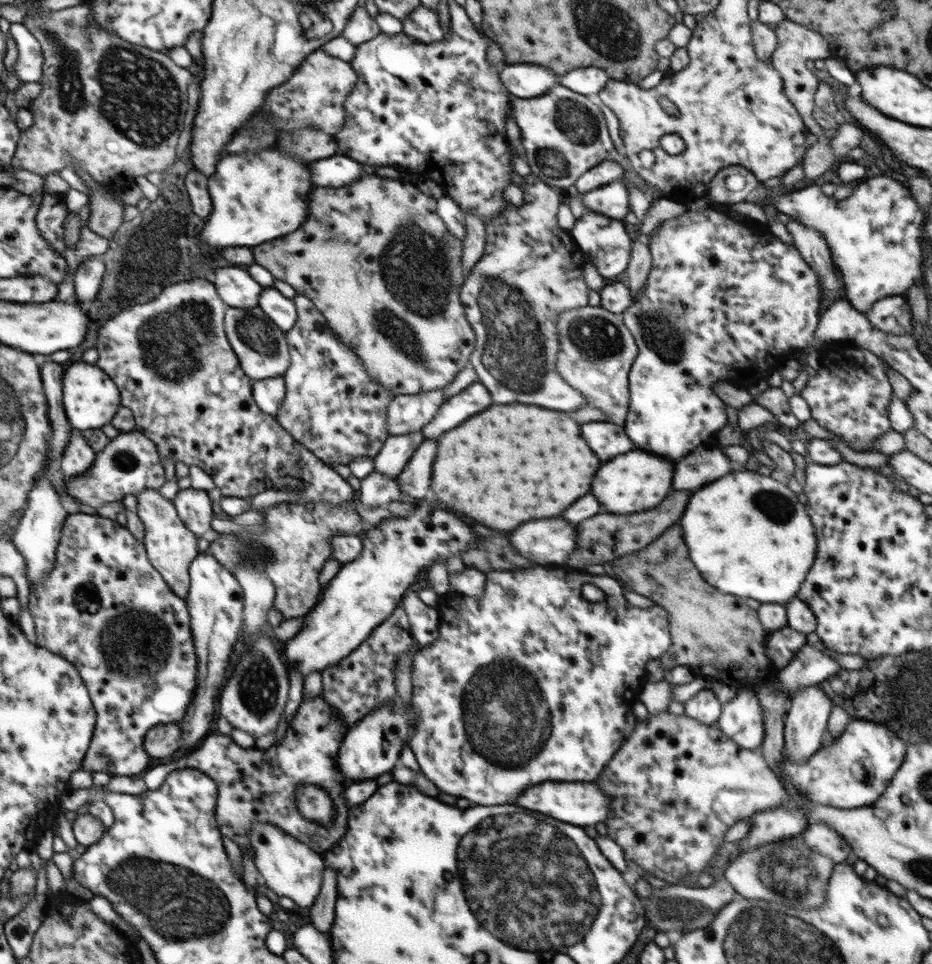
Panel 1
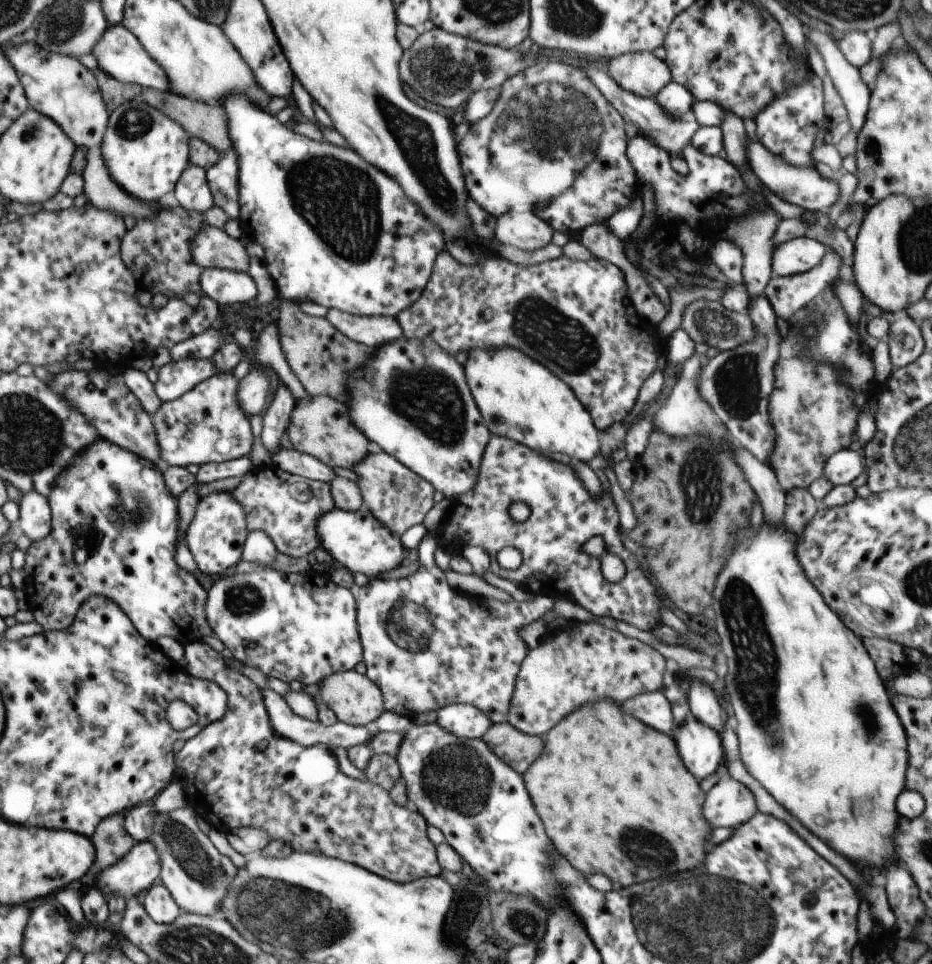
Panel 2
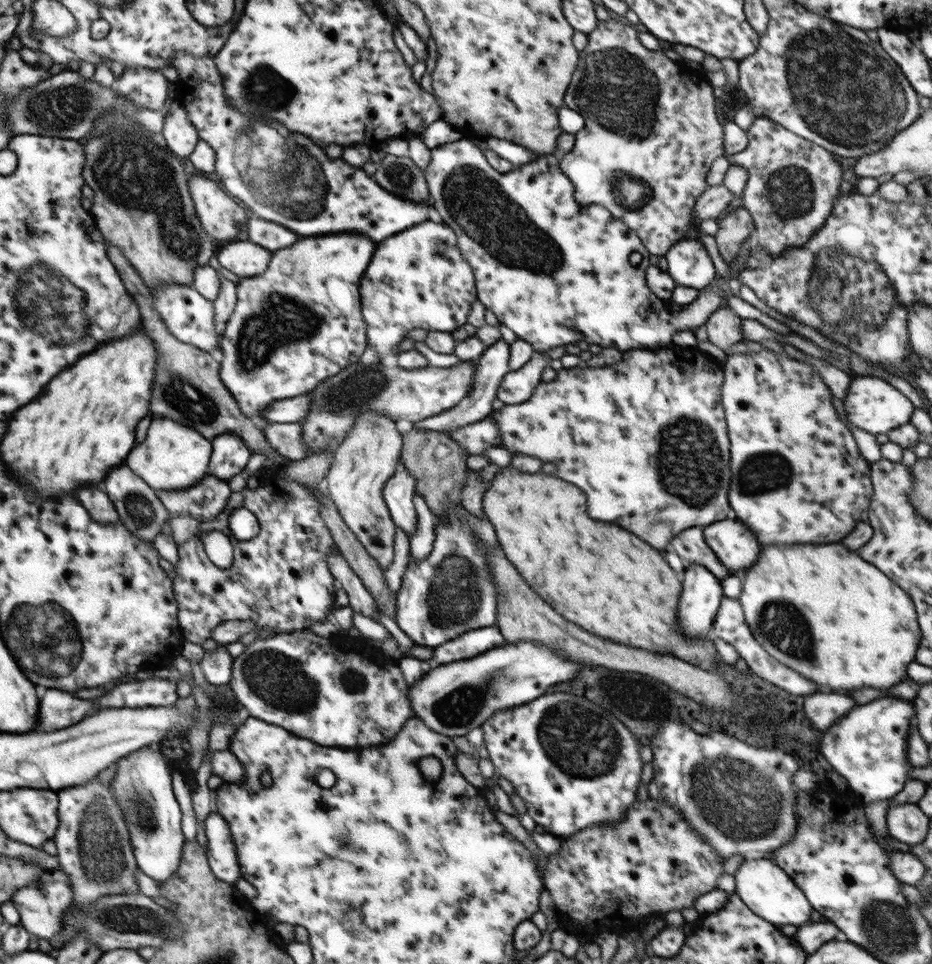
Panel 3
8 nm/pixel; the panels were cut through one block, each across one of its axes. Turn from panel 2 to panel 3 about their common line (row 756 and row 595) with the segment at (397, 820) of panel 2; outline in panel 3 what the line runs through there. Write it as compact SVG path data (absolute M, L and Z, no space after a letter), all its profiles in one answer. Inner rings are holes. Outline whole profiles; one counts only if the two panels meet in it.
M275 468L272 475L269 475L267 483L263 486L259 486L256 489L242 489L240 492L233 492L231 497L228 499L227 508L220 512L218 516L215 516L214 520L210 522L201 522L199 532L192 538L189 538L186 542L177 545L179 554L179 563L176 567L176 573L173 578L175 582L175 591L179 598L180 612L179 619L183 625L183 629L187 633L187 639L190 642L201 644L208 638L211 638L211 630L223 622L226 621L244 621L250 620L258 624L257 632L263 628L269 628L273 633L288 632L293 630L306 629L311 626L313 622L324 622L324 620L331 619L331 615L334 607L334 598L337 594L338 584L328 568L327 558L331 552L337 550L335 540L330 532L330 529L324 524L323 516L321 515L321 500L315 495L315 492L305 484L293 481L292 479L287 479L283 477L281 470ZM237 508L247 508L250 512L253 512L260 523L259 533L250 540L238 540L229 529L229 516L233 510ZM212 531L220 531L229 536L232 541L233 546L233 563L228 568L218 568L208 557L206 551L204 550L203 540L201 539L203 535L208 534Z

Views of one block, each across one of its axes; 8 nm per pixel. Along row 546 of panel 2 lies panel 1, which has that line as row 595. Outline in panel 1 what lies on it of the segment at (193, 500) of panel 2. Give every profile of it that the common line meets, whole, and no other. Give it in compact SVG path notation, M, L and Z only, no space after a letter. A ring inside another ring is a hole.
M159 489L141 490L137 494L136 508L137 515L144 525L145 539L143 542L146 544L151 565L163 575L175 594L186 601L191 583L189 566L199 553L197 534L194 534L194 531L182 522L173 501L162 496Z

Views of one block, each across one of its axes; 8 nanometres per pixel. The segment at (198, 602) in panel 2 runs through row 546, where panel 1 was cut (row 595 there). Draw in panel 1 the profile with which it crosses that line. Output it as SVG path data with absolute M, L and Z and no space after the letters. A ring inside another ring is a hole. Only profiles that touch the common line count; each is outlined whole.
M74 511L68 513L63 524L52 570L30 587L28 608L35 624L35 644L54 654L63 655L78 668L97 714L82 769L92 773L105 772L112 777L141 776L152 761L144 749L146 734L156 725L179 722L179 719L184 718L194 704L195 694L198 692L199 658L196 654L194 631L191 629L191 614L188 614L186 602L175 594L163 575L151 565L146 544L137 539L126 526L98 514ZM130 610L156 616L156 620L160 620L168 630L170 650L166 664L160 666L160 672L142 672L140 676L124 678L124 672L120 672L118 668L110 668L110 662L102 652L102 630L108 626L110 620Z

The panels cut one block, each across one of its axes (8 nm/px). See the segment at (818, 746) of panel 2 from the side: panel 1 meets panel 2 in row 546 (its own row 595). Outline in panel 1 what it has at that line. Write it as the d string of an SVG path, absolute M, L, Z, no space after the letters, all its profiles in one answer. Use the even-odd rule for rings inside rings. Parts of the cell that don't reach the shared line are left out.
M734 471L688 501L679 519L689 557L702 578L723 594L786 605L796 597L817 555L817 538L806 506L771 475Z

